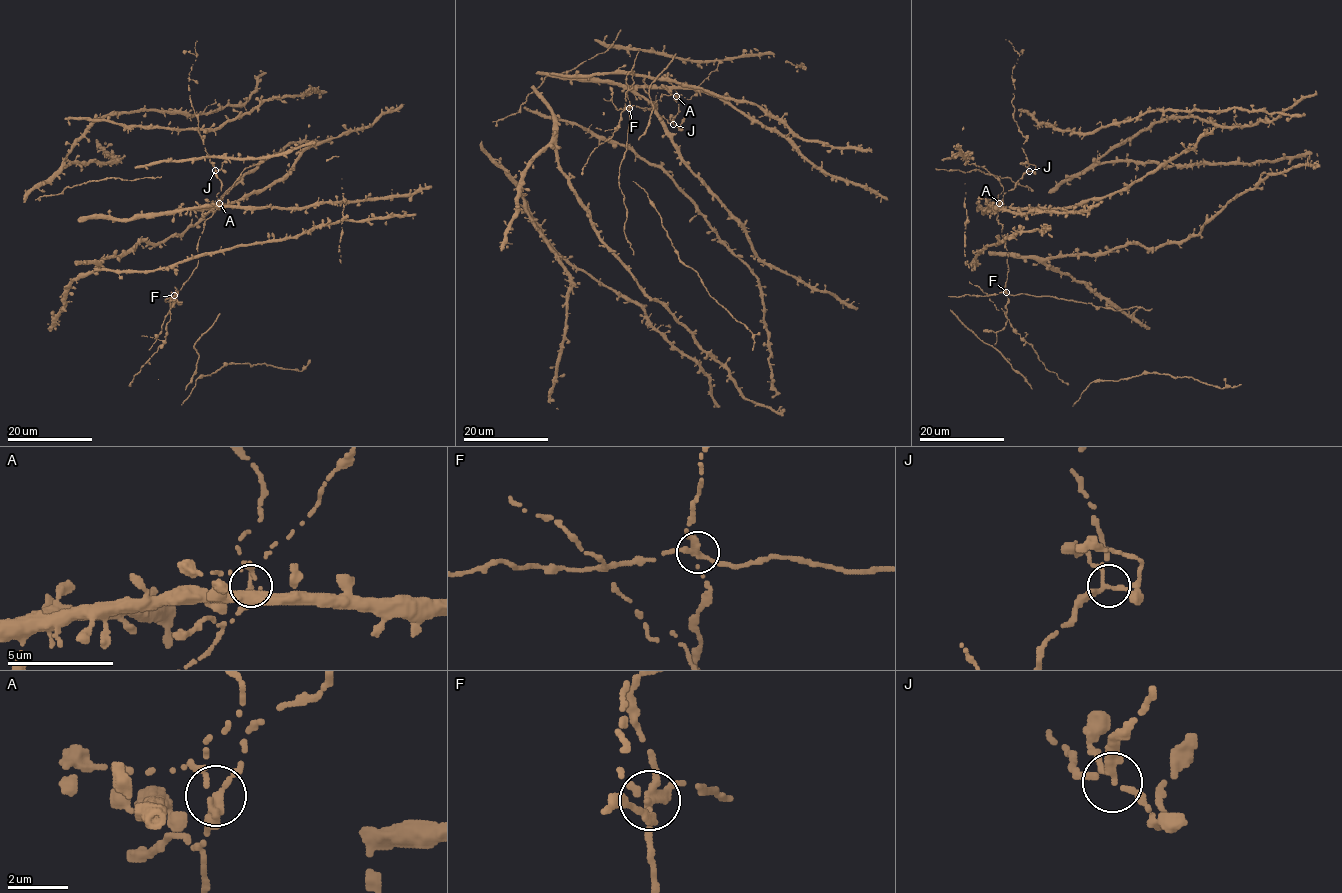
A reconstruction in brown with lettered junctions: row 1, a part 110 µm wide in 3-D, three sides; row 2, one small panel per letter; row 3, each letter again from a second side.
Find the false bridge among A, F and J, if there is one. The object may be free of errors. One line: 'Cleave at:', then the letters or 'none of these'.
Cleave at: F

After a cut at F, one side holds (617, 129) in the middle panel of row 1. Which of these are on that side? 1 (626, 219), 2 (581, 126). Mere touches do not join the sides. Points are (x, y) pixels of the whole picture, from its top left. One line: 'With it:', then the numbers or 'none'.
With it: 1

